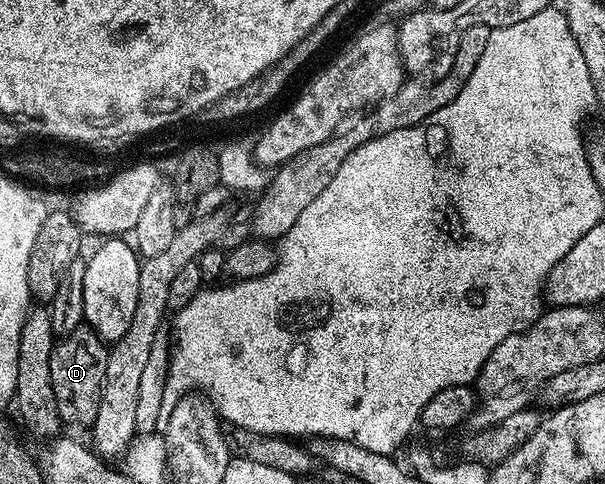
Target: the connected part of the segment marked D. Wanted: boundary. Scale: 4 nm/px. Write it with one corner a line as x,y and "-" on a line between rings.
77,330
71,336
63,337
55,345
50,354
50,382
53,384
61,425
91,429
94,418
98,418
100,387
104,381
107,361
108,352
105,345
90,330

